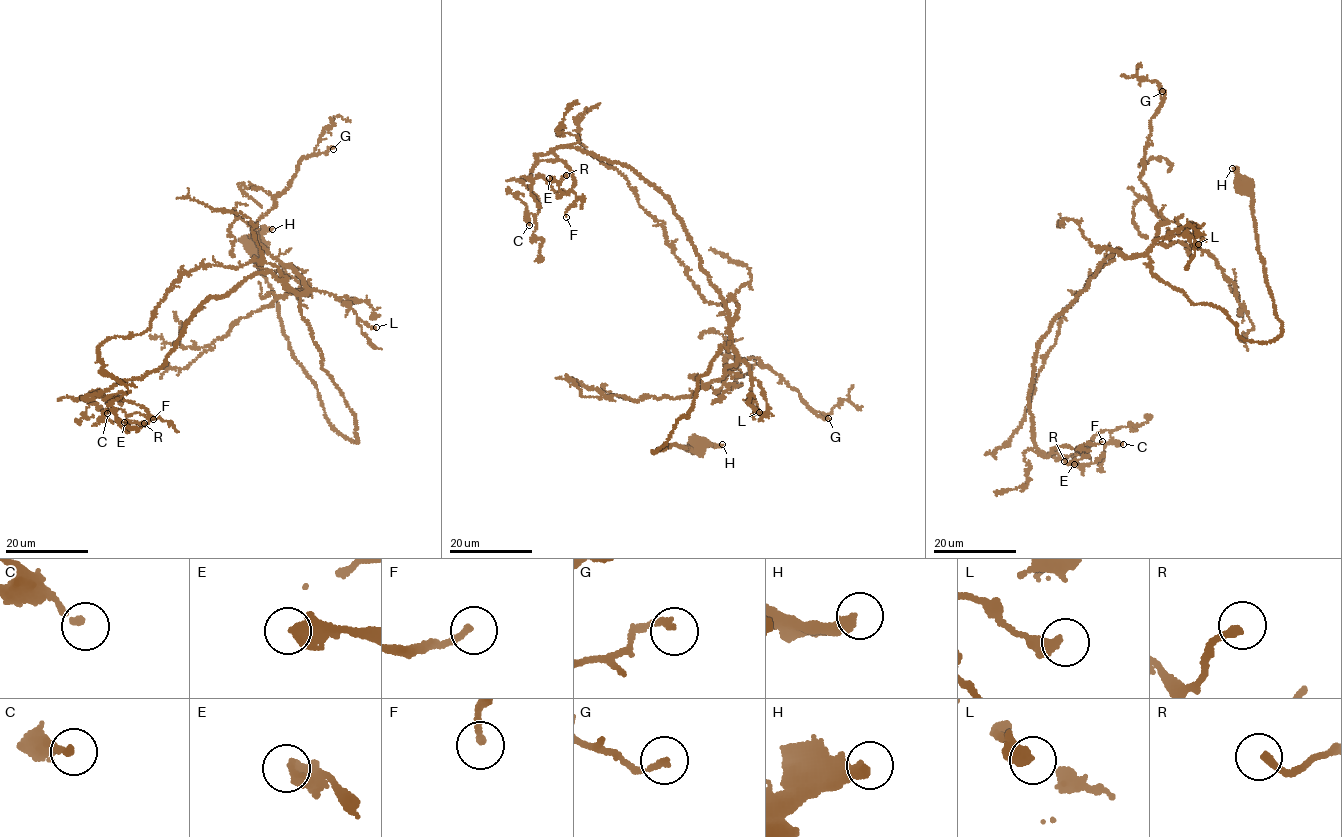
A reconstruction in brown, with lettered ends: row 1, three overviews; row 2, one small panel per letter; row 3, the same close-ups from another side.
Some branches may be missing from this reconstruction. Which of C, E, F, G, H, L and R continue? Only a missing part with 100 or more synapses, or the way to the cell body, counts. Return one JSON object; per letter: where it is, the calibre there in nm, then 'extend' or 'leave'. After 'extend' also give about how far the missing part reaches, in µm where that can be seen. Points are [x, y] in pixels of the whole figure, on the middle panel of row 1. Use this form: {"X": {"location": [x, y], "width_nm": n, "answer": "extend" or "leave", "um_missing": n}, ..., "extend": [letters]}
{"C": {"location": [529, 225], "width_nm": 200, "answer": "leave"}, "E": {"location": [549, 178], "width_nm": 440, "answer": "leave"}, "F": {"location": [566, 217], "width_nm": 180, "answer": "leave"}, "G": {"location": [828, 418], "width_nm": 170, "answer": "leave"}, "H": {"location": [722, 444], "width_nm": 360, "answer": "leave"}, "L": {"location": [759, 412], "width_nm": 320, "answer": "leave"}, "R": {"location": [566, 175], "width_nm": 240, "answer": "leave"}, "extend": []}

